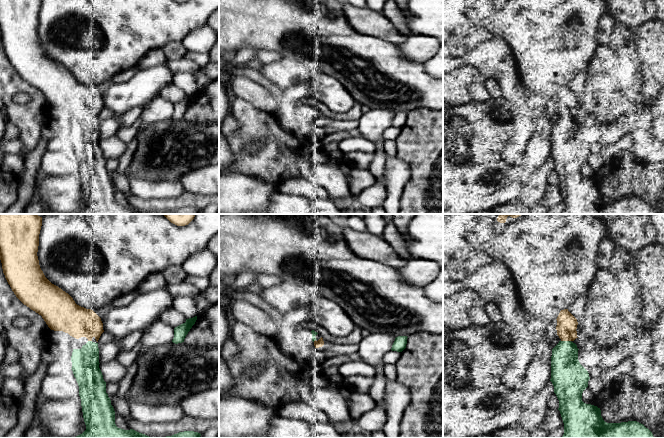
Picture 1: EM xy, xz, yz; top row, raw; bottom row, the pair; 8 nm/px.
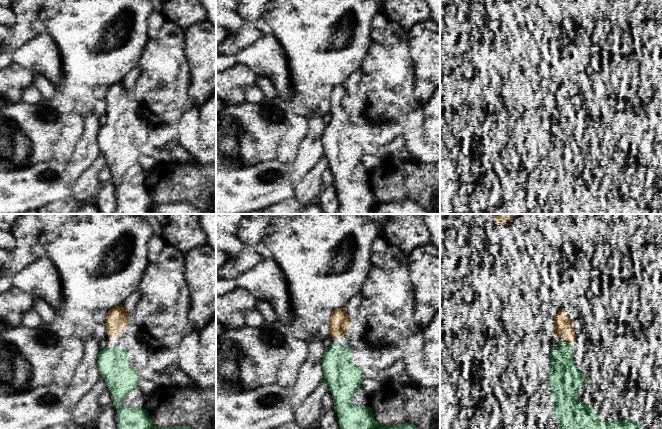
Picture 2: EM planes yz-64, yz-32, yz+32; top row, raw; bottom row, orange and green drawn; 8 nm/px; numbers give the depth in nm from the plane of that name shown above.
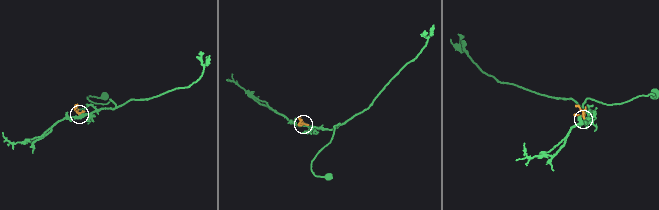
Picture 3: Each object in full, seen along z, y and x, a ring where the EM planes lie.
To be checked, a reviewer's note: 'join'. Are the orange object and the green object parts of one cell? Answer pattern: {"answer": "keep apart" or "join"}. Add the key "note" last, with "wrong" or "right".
{"answer": "join", "note": "right"}

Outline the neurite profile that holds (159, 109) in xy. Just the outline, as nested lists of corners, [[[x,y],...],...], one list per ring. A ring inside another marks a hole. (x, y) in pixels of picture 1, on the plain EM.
[[[158,96],[147,105],[141,106],[140,117],[142,119],[137,134],[147,126],[172,118],[174,103]]]

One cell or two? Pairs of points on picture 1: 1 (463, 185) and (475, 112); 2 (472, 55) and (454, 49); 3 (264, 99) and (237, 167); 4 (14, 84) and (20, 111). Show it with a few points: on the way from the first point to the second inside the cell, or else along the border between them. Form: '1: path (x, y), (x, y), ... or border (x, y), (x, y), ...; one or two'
1: border (482, 163), (453, 165); two
2: border (468, 49), (462, 57); two
3: border (239, 98), (245, 99), (255, 107), (272, 114); two
4: path (10, 91), (10, 101), (13, 104); one

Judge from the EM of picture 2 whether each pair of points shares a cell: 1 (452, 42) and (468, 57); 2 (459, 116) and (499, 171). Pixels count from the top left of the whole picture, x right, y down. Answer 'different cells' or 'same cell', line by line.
1: different cells
2: different cells

